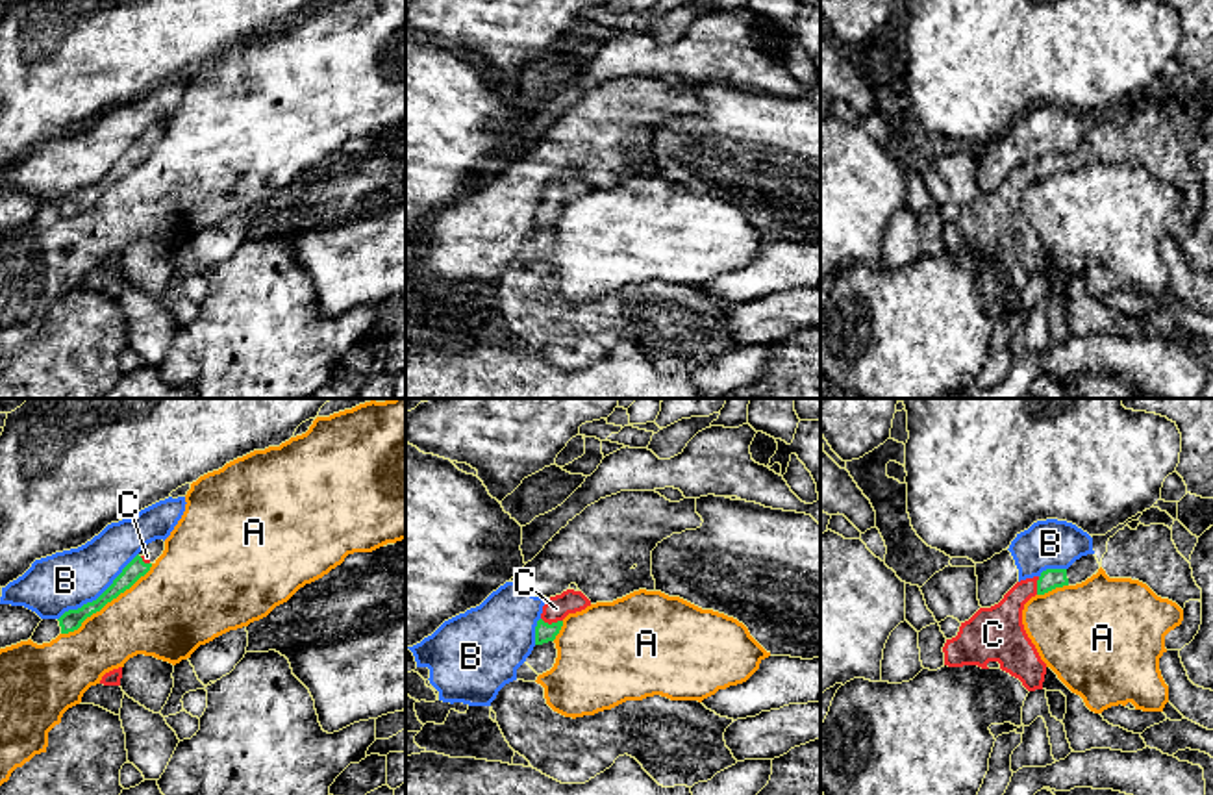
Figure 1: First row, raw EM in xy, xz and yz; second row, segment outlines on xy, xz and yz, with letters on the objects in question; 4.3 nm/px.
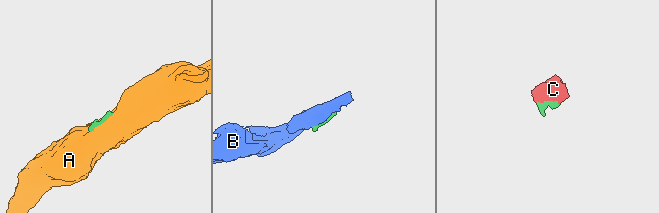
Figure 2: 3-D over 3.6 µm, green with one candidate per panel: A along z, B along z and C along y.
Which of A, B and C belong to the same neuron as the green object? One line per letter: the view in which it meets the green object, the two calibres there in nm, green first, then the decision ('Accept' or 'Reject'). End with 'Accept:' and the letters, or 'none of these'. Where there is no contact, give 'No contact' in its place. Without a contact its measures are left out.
A: Touches green in xy. Thickness 90 nm (green) against 380 nm. Reject
B: Touches green in xy. Thickness 90 nm (green) against 260 nm. Reject
C: Touches green in xz. Thickness 90 nm (green) against 110 nm. Accept
Accept: C

